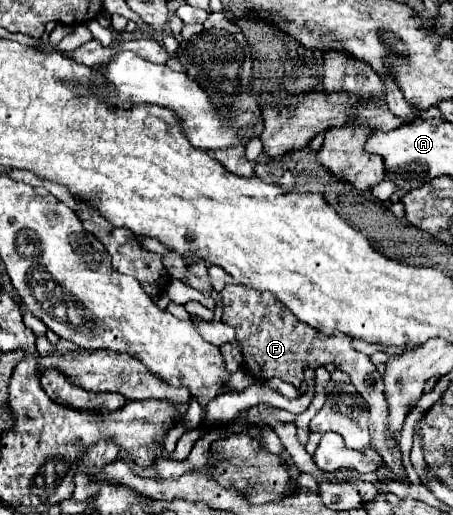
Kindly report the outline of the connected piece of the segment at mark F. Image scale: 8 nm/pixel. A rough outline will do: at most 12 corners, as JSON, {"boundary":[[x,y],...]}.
{"boundary":[[244,285],[222,289],[258,381],[298,383],[324,359],[346,371],[384,439],[382,375],[344,333],[324,335]]}

